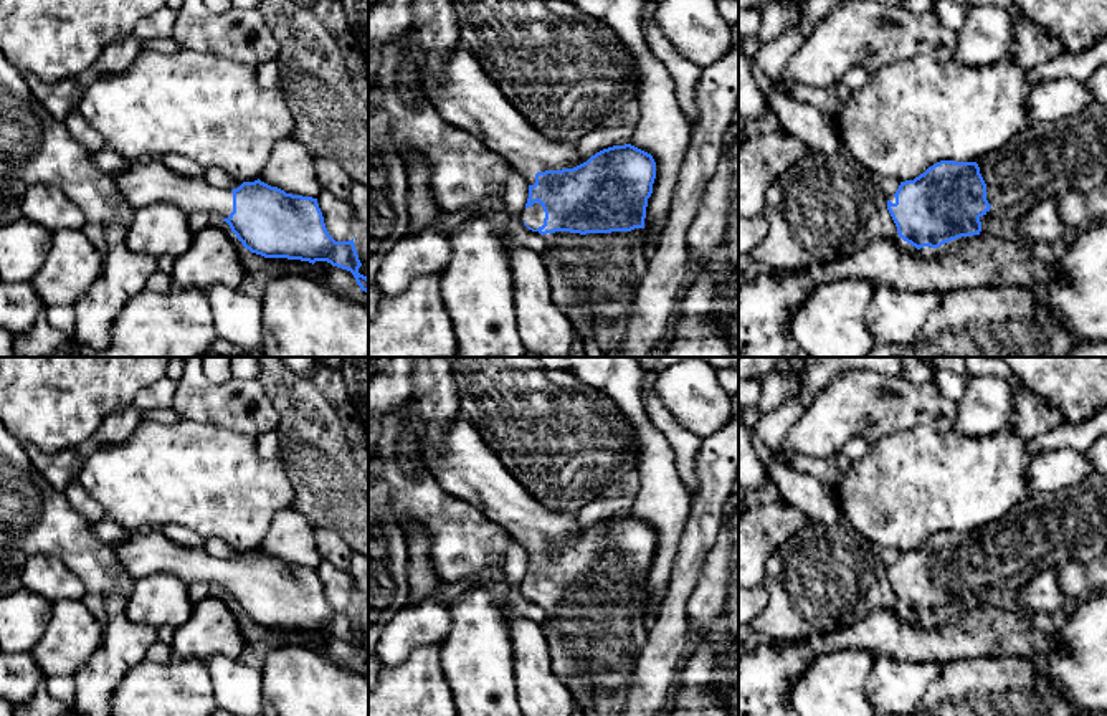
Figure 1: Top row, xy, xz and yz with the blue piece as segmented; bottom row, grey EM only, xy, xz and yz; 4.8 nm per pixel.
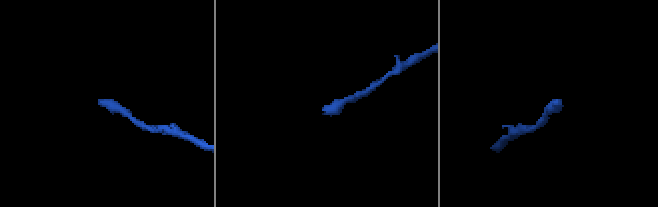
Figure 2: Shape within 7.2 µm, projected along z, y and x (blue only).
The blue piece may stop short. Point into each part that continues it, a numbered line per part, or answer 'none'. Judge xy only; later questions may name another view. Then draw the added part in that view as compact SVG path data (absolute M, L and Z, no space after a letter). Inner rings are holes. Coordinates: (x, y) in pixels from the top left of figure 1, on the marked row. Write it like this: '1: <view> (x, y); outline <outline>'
1: xy (142, 184); outline M152 159L147 164L134 162L127 170L114 174L117 187L134 210L167 202L187 215L205 212L228 218L233 212L233 193L210 185L205 179L187 179Z

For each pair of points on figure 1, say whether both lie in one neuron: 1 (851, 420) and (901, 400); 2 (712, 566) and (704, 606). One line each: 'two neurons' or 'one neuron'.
1: one neuron
2: one neuron

